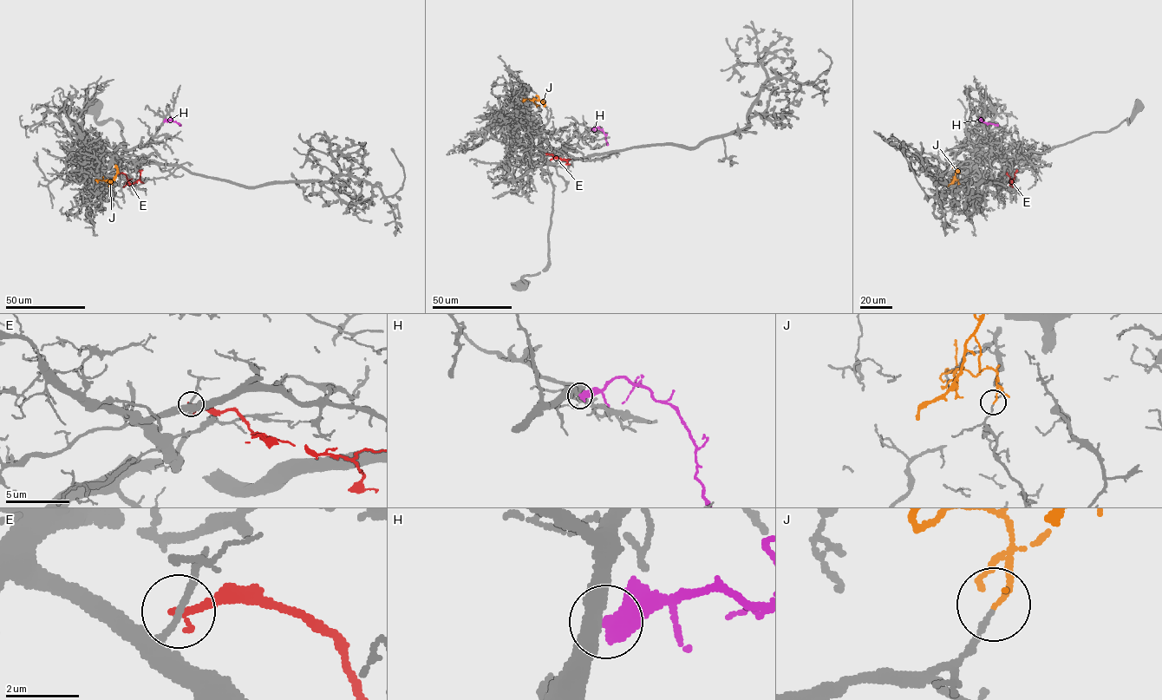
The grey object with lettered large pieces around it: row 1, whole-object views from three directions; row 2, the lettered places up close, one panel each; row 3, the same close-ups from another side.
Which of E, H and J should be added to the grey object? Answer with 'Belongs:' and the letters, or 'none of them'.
Belongs: none of them

